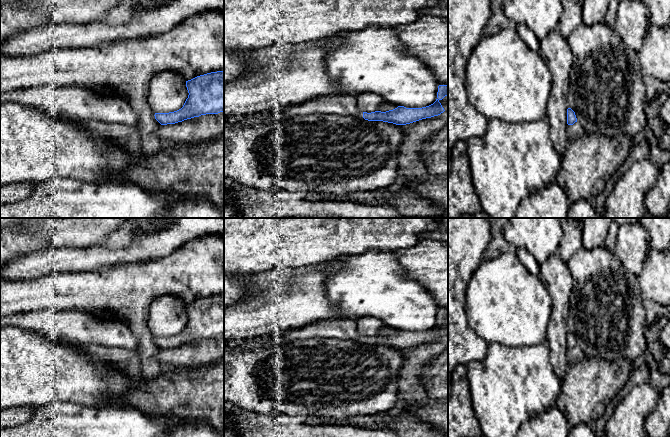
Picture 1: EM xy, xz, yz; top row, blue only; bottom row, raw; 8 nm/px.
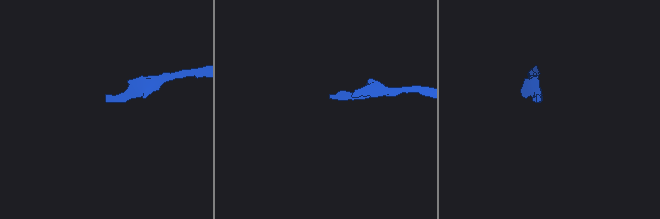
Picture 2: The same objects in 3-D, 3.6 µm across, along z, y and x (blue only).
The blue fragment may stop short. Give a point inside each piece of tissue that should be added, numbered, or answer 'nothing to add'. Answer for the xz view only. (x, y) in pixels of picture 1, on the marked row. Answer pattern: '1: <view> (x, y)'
1: xz (344, 105)

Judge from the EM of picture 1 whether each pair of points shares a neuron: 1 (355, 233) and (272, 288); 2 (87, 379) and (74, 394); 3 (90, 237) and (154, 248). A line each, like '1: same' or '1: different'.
1: different
2: same
3: different

